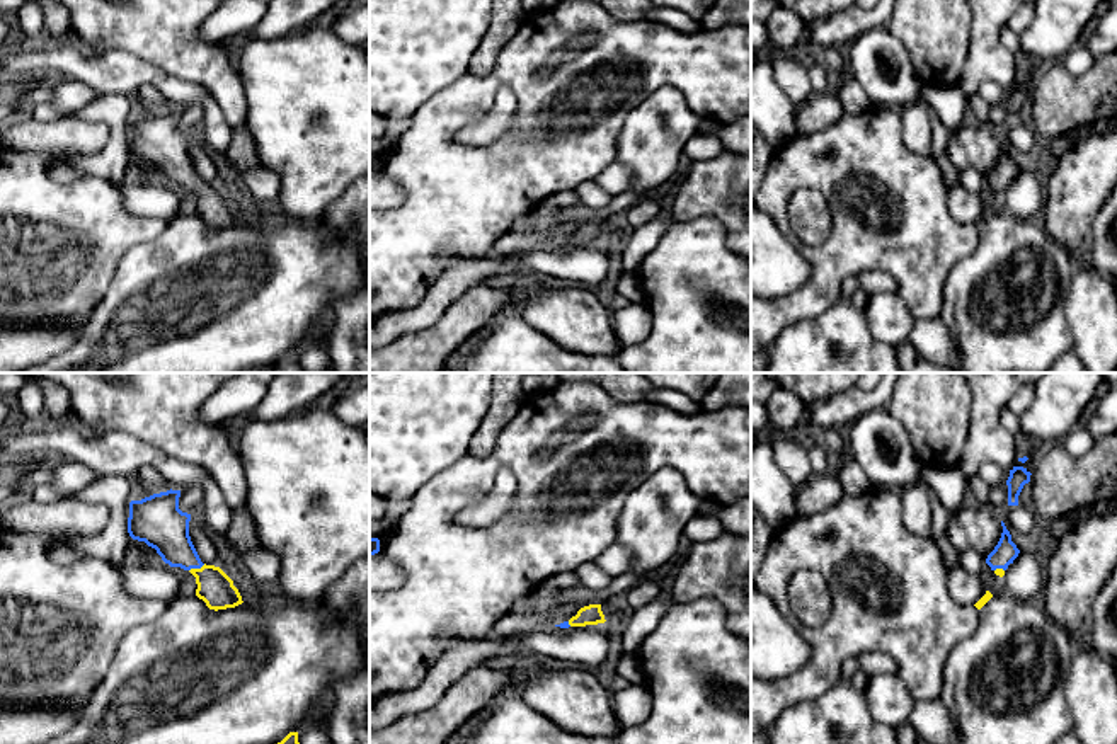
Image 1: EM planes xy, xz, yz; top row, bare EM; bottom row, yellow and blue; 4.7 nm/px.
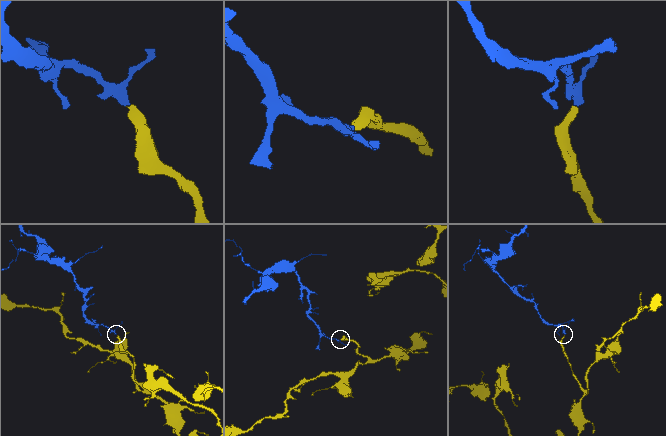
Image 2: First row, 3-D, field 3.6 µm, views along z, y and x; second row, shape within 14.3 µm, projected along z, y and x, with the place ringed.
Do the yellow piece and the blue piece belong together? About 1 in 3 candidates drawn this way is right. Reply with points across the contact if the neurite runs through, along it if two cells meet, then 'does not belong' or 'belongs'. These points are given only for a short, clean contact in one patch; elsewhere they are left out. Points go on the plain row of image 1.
way xy (215, 206), (196, 188), (172, 162), (166, 147); belongs

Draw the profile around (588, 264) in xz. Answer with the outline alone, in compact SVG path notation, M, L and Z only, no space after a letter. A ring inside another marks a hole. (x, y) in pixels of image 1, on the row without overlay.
M603 242L586 245L553 245L548 250L524 250L519 254L535 276L550 274L581 286L596 286L610 278L610 247Z

